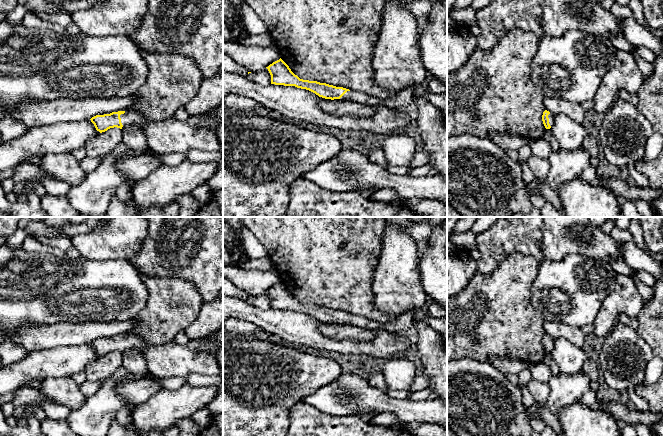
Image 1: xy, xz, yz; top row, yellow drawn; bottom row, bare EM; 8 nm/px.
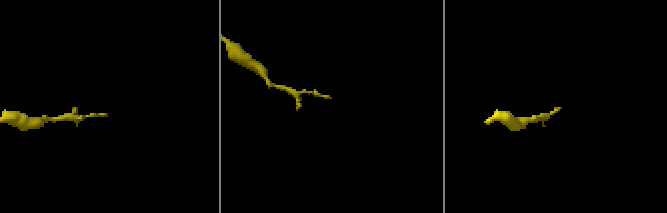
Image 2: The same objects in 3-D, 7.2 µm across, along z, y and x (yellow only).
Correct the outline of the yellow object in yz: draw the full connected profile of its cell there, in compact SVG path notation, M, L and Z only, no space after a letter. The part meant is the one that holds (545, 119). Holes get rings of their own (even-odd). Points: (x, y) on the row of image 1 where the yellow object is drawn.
M545 110L542 115L542 121L546 129L550 129L554 123L554 115Z

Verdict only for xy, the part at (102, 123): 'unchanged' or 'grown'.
grown

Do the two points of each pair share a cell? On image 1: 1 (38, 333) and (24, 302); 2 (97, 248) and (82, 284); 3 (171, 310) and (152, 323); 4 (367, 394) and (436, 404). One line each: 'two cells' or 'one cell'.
1: two cells
2: two cells
3: one cell
4: one cell

